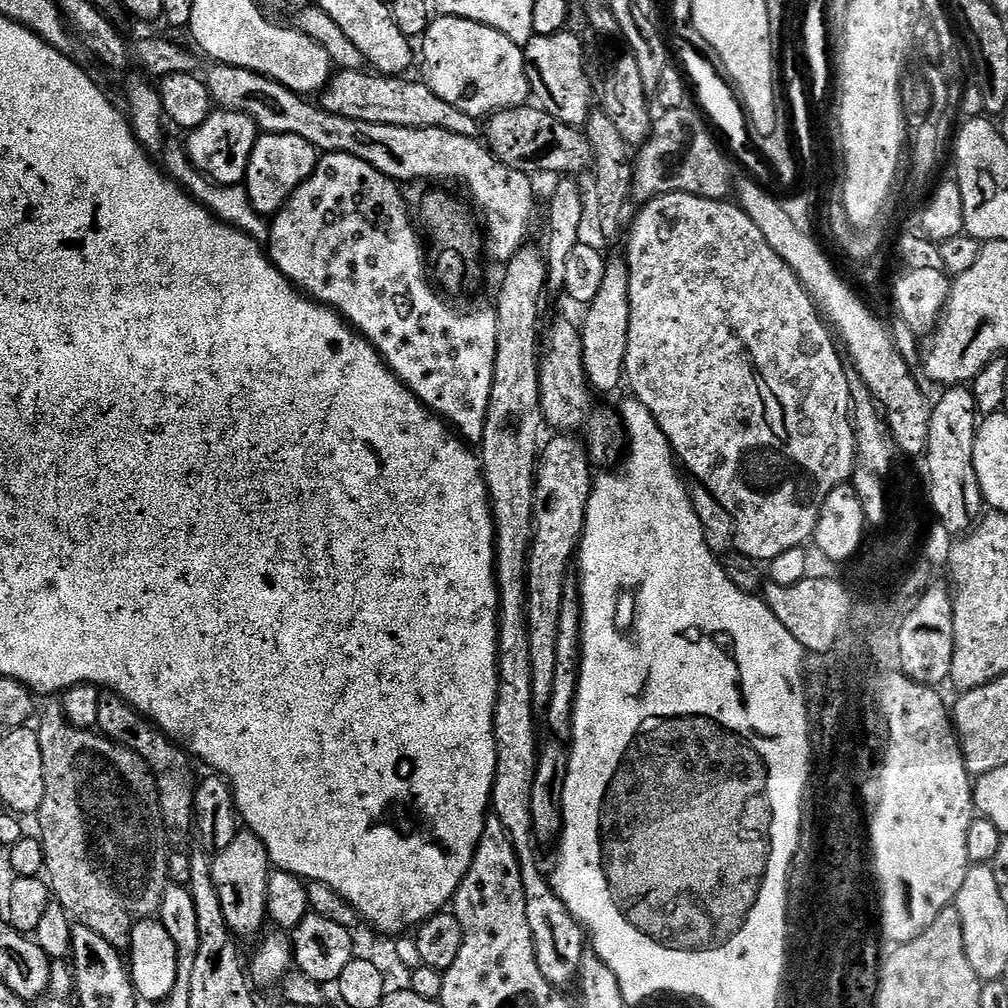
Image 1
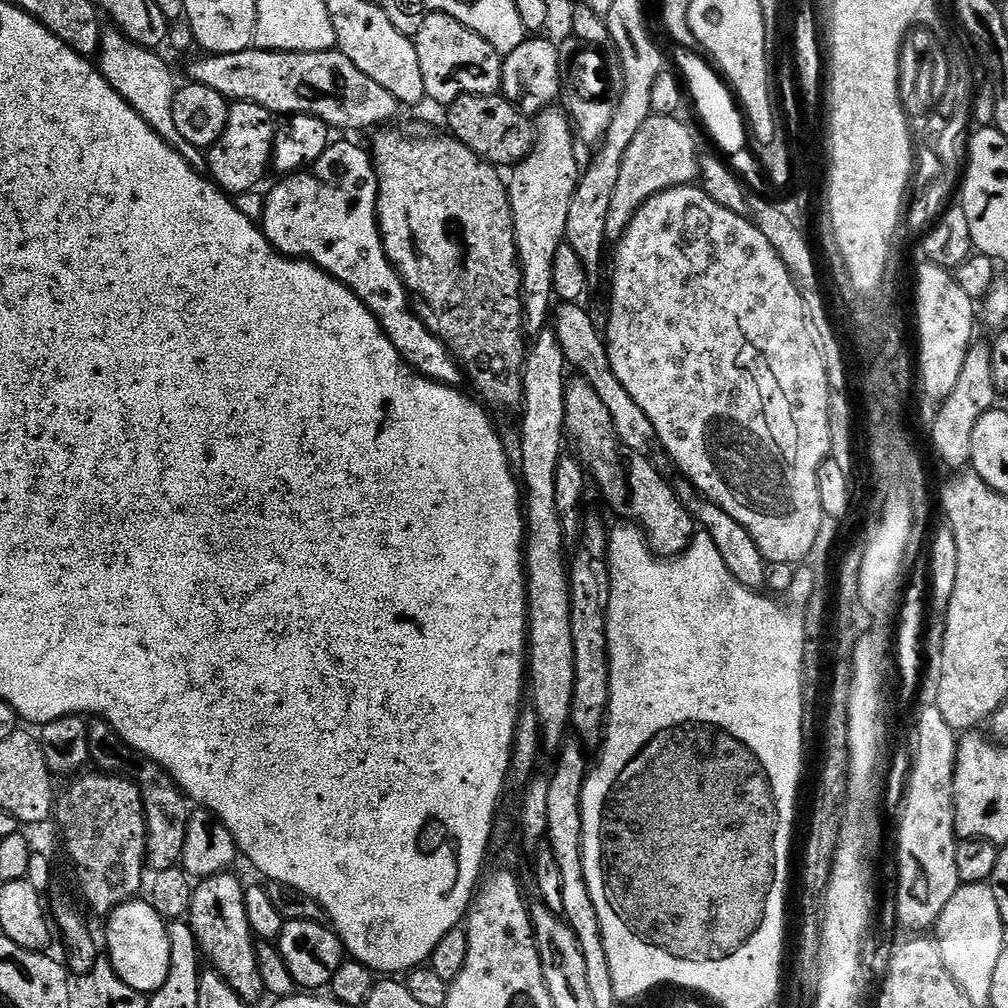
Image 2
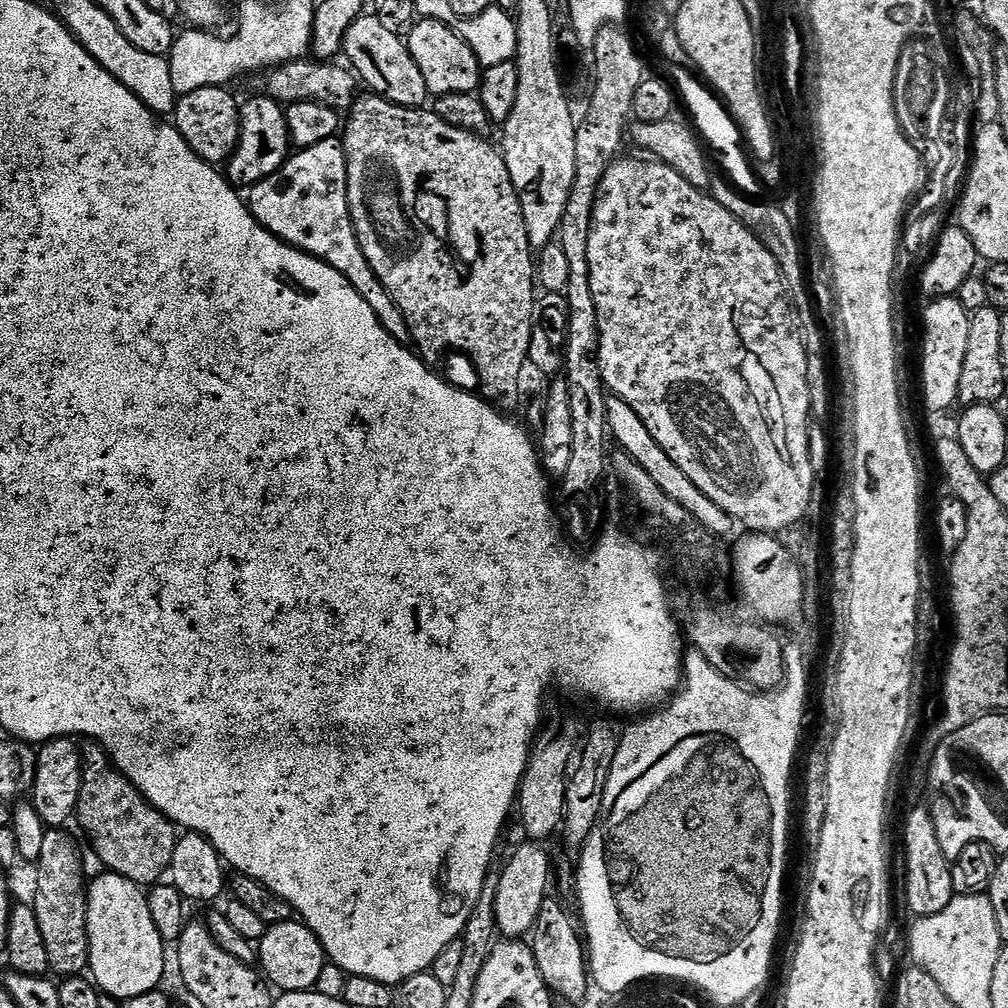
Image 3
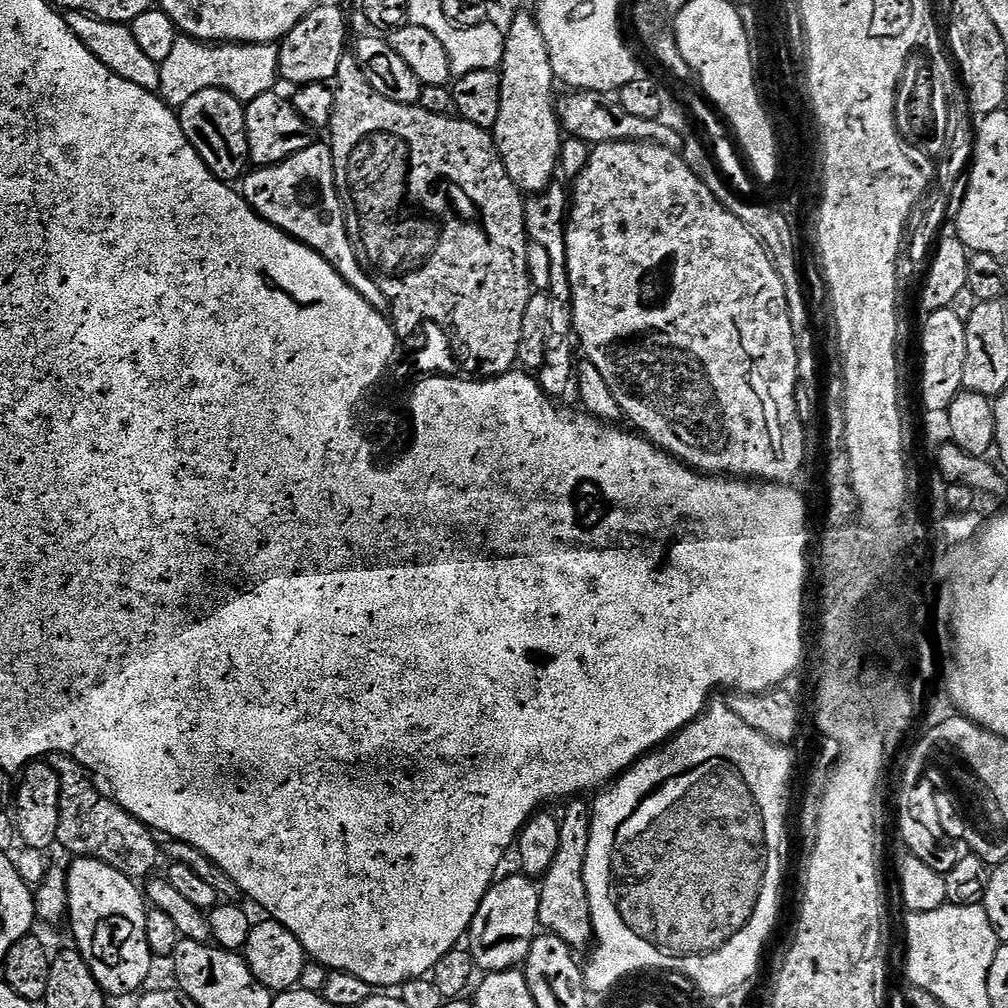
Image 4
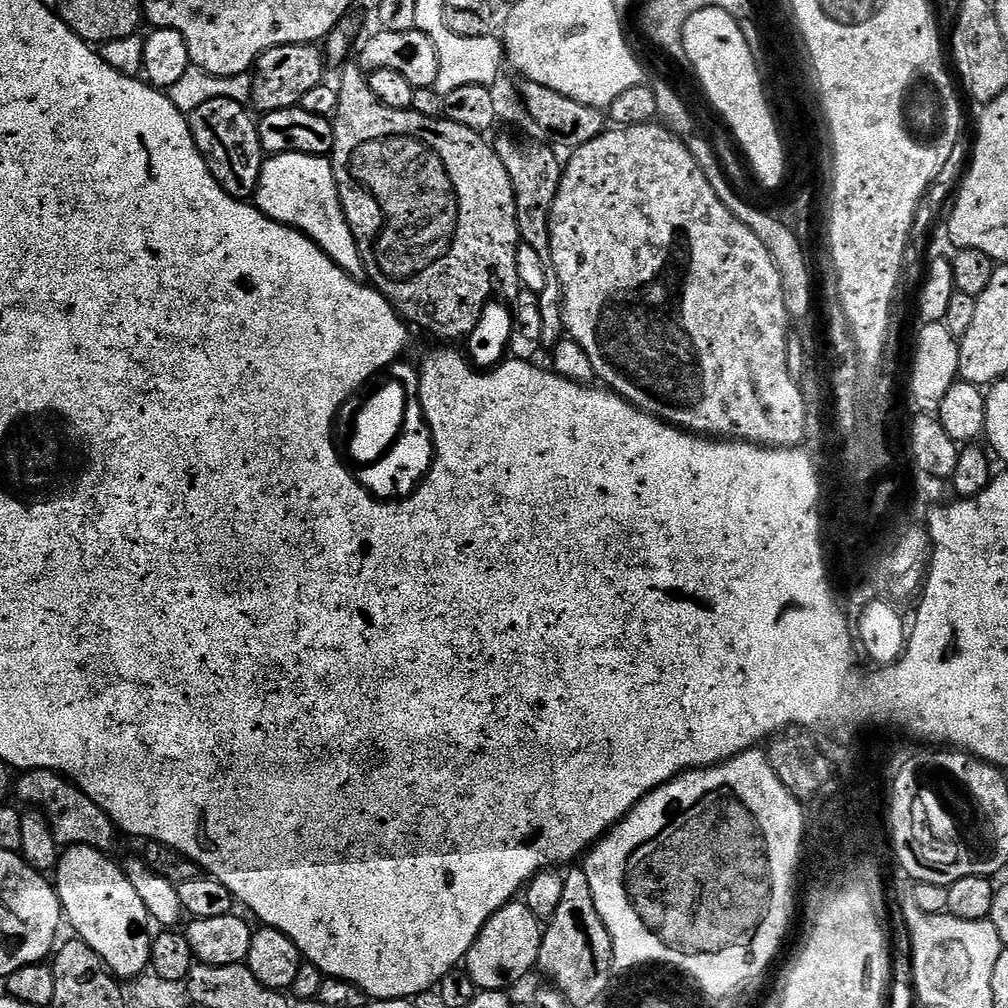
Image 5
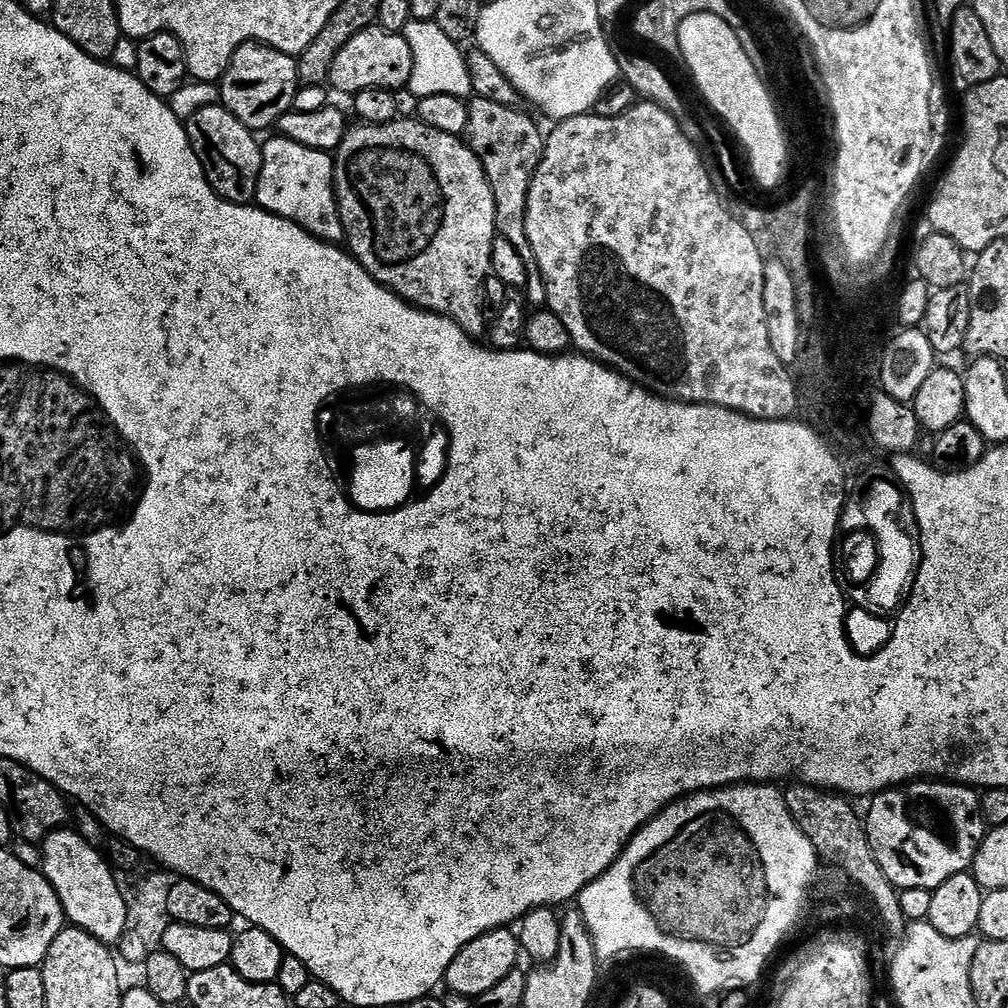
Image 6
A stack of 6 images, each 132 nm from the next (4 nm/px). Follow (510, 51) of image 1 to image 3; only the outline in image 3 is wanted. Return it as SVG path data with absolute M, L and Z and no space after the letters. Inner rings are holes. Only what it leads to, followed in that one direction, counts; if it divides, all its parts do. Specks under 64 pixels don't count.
M417 19L406 37L406 43L433 97L455 92L476 92L479 89L482 69L478 58L474 50L470 50L467 39L450 26L437 20Z

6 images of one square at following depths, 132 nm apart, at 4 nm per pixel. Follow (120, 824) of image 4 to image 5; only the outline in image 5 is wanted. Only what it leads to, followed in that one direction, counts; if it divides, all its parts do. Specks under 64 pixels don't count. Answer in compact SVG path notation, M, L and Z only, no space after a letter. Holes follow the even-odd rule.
M34 768L25 771L21 776L24 777L21 780L19 777L18 780L20 796L22 799L34 803L31 805L34 805L46 817L46 824L50 829L52 840L56 839L60 846L89 844L92 848L111 849L110 846L118 835L114 821L67 776L52 772L48 768Z

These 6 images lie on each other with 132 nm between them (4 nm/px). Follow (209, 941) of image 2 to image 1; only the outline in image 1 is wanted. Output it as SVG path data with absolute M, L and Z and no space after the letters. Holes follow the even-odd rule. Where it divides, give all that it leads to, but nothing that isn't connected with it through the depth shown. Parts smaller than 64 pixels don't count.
M247 830L237 831L234 842L230 842L226 850L215 853L211 862L212 877L218 890L218 900L222 902L222 912L226 914L228 929L237 938L259 937L260 927L266 924L268 915L268 877L274 868L262 838Z

